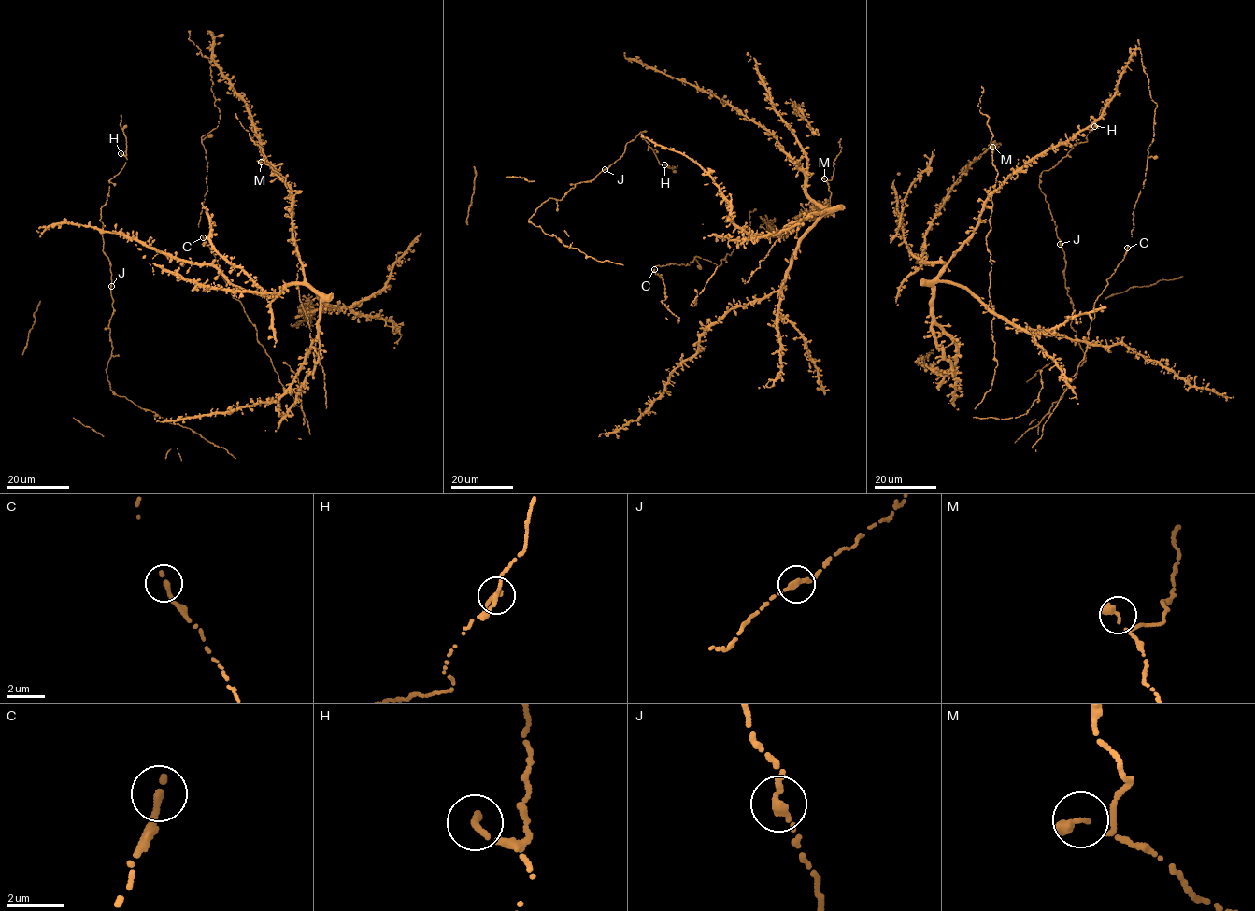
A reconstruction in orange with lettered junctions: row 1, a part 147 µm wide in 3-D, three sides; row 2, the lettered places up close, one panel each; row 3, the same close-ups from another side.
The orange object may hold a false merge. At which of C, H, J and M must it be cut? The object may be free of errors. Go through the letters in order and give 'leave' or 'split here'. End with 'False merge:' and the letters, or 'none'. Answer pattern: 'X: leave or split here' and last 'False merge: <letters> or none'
C: leave
H: leave
J: leave
M: leave
False merge: none

